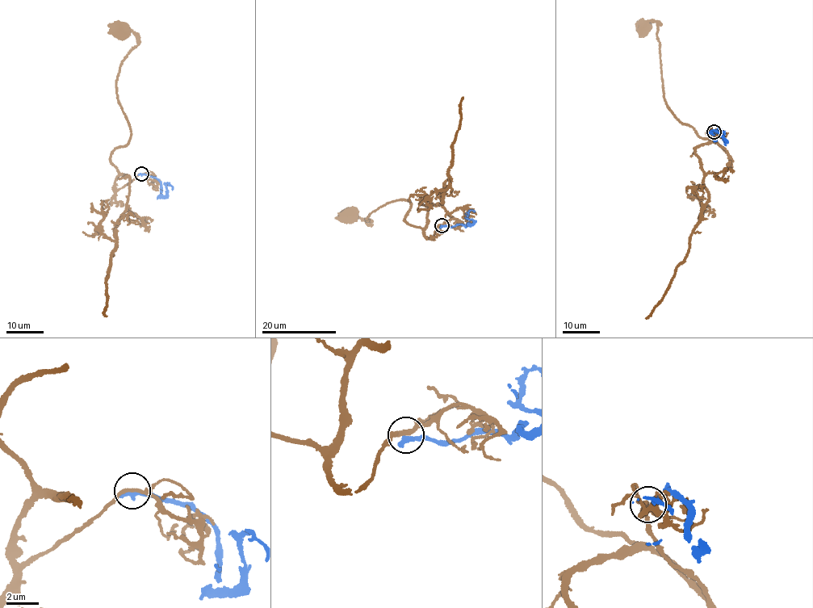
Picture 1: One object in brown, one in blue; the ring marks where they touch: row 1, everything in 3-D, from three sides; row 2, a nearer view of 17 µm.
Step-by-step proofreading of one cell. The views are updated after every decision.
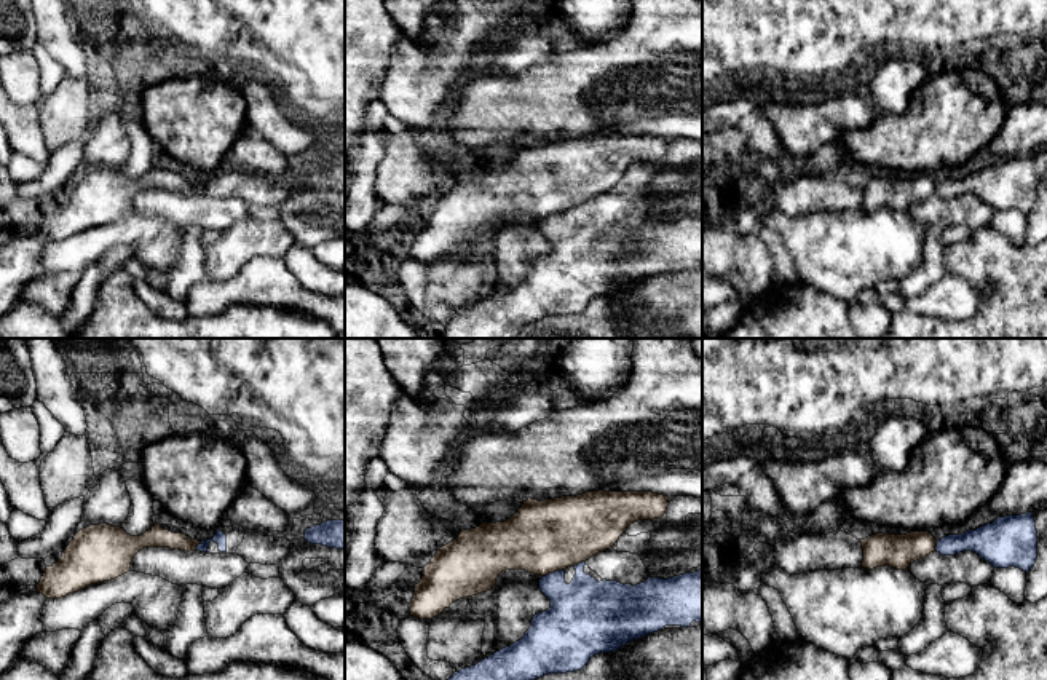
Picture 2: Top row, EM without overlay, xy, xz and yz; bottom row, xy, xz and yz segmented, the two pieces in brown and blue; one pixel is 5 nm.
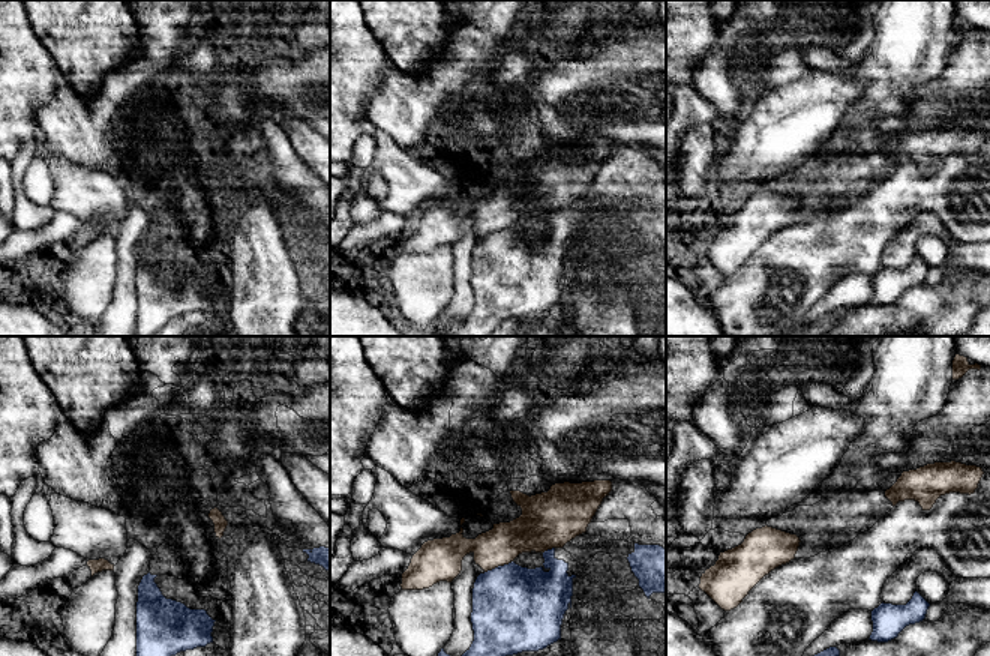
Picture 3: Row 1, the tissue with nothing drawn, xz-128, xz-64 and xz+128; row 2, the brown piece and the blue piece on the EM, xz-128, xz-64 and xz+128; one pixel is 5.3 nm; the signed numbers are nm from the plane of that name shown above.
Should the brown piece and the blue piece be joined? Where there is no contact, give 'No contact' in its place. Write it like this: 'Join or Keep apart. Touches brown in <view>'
Keep apart. Touches brown in xz

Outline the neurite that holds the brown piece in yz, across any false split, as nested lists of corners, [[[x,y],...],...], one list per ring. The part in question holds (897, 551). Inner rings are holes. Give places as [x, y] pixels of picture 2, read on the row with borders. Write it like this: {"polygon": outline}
{"polygon": [[[910,532],[907,535],[876,533],[860,540],[863,549],[862,567],[873,570],[889,565],[897,570],[908,567],[935,551],[937,540],[929,532]]]}

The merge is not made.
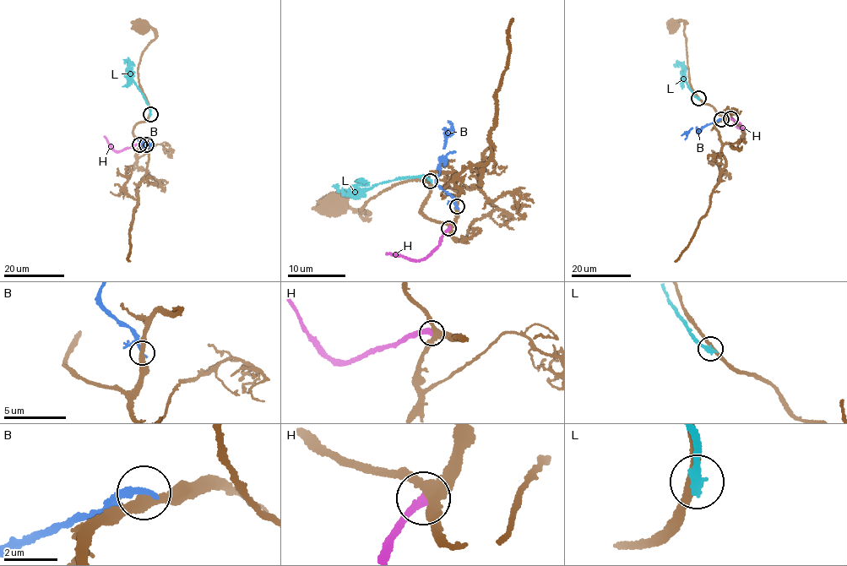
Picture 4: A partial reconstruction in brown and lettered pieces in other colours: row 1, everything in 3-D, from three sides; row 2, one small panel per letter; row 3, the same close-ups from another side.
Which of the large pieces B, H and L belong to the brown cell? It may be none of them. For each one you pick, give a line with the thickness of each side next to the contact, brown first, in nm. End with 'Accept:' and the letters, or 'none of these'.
Accept: none of these

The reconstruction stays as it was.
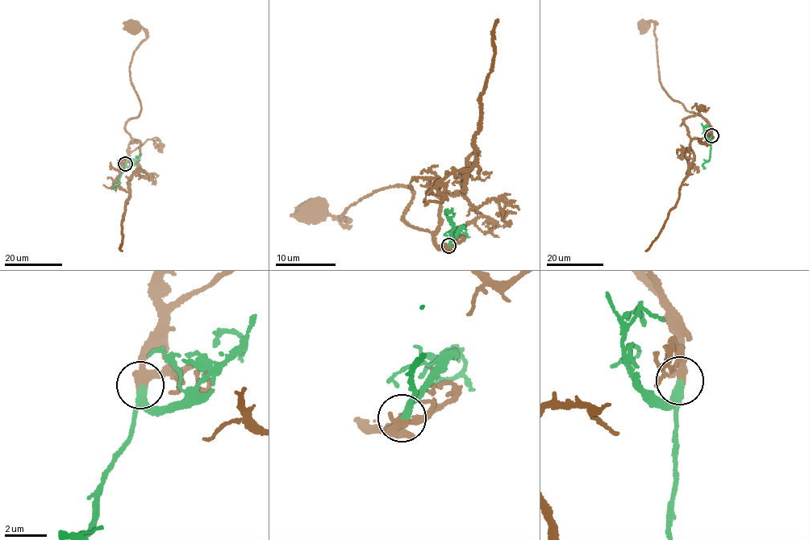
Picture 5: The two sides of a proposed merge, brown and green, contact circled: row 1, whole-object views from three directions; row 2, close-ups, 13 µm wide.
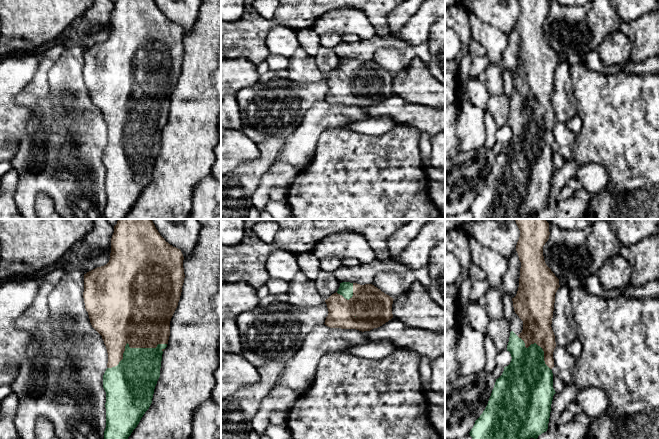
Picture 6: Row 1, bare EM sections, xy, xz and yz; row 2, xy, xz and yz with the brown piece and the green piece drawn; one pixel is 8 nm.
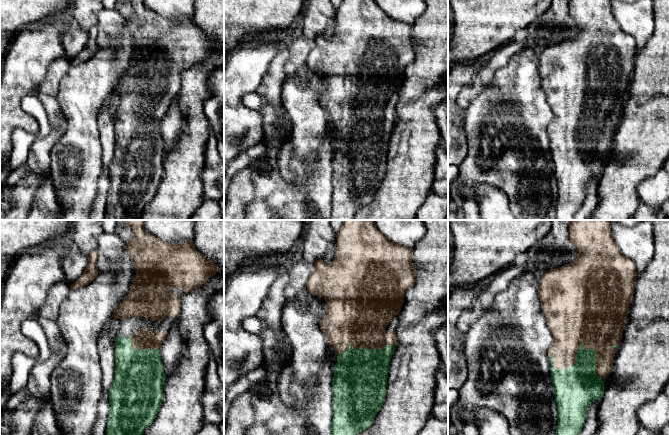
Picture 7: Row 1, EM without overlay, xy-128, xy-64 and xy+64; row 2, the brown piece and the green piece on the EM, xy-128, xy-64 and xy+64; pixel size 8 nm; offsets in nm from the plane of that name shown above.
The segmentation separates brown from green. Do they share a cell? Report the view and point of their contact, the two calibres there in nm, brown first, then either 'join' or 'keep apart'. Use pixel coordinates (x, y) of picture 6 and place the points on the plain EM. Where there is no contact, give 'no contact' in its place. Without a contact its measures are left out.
xy (131, 123) | 460/360 nm | join

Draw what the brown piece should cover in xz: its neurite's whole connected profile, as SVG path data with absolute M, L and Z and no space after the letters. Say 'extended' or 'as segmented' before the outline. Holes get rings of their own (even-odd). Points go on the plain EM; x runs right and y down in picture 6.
extended; M342 58L338 67L325 76L328 92L325 101L330 104L356 105L370 107L378 104L393 94L393 74L382 68L372 60Z

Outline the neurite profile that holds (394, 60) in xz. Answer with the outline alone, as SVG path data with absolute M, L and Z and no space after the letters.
M427 42L406 48L379 48L375 51L372 61L394 75L406 68L415 58L425 64L430 63L431 55Z

